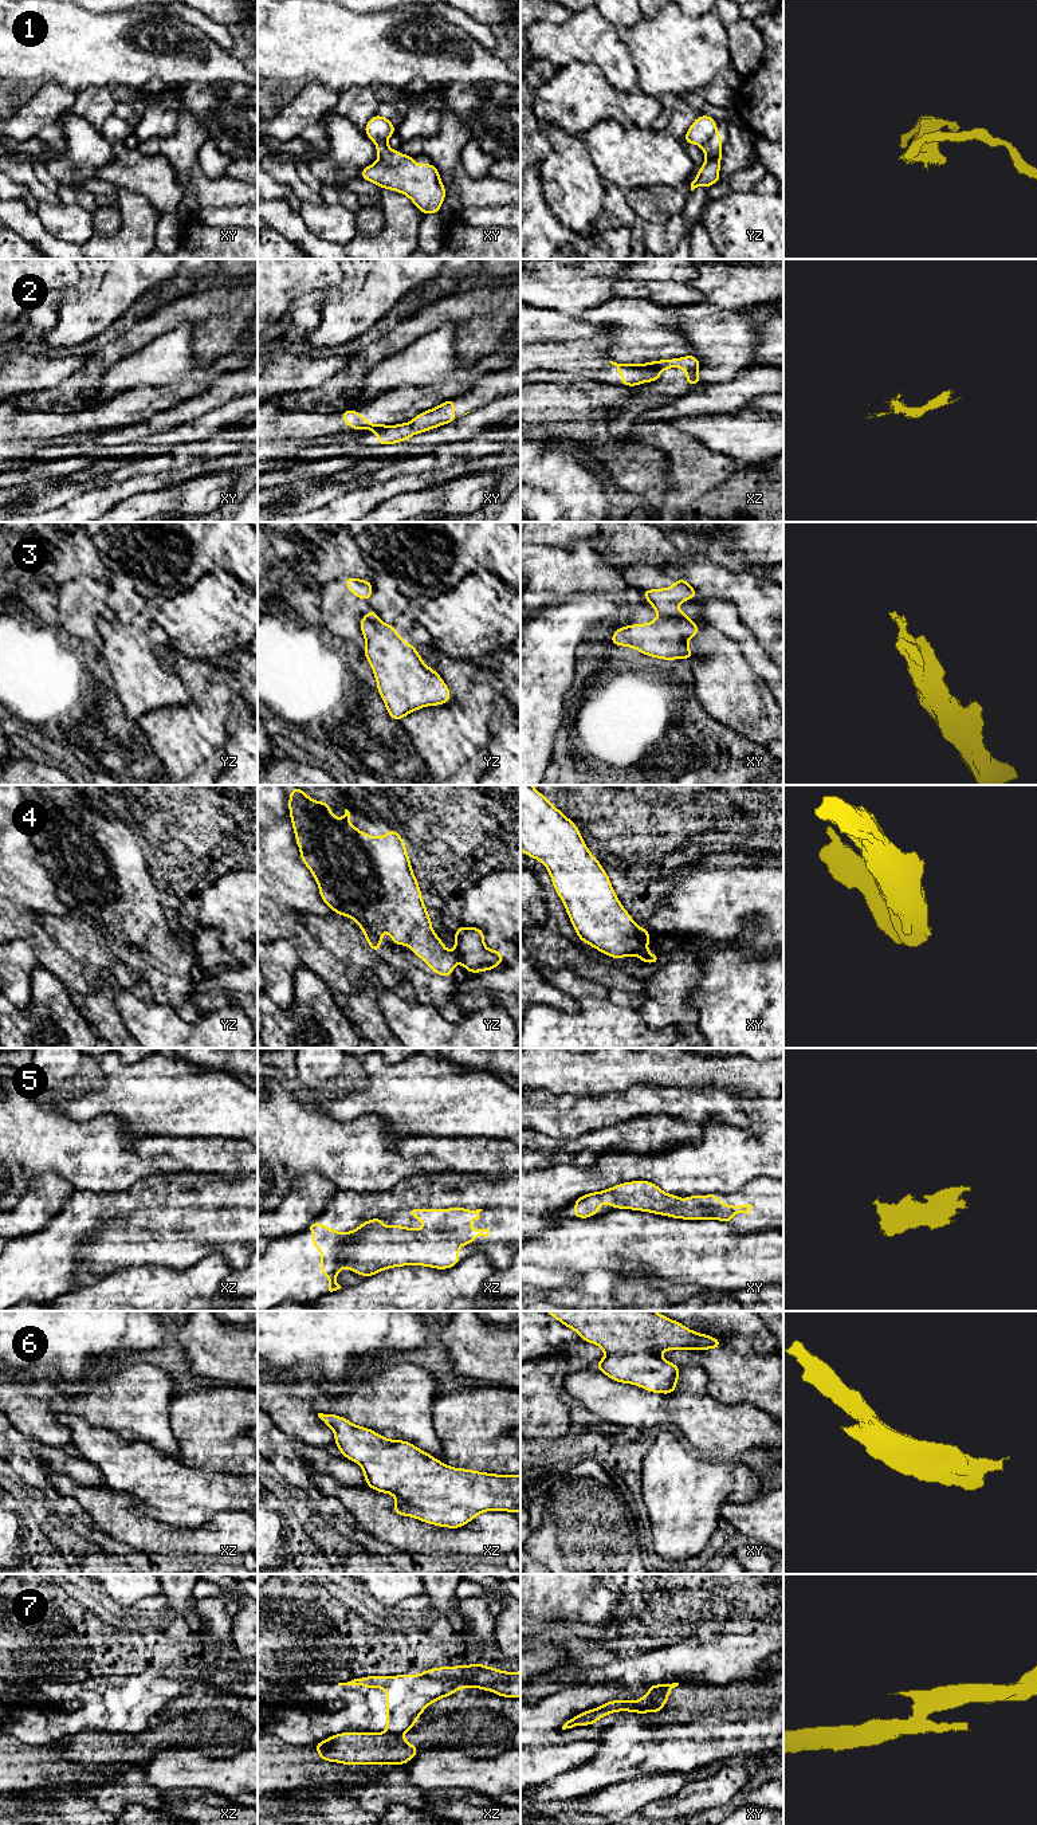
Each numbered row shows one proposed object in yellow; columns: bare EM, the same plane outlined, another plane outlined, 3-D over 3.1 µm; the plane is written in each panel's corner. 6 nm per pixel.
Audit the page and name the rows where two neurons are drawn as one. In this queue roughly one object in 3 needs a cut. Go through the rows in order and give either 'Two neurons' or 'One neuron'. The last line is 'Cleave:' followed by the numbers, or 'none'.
1: Two neurons
2: Two neurons
3: Two neurons
4: Two neurons
5: One neuron
6: One neuron
7: Two neurons
Cleave: 1, 2, 3, 4, 7

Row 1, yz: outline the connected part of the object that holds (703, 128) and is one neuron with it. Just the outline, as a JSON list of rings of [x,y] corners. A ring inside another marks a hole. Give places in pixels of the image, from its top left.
[[[699,115],[687,130],[684,144],[703,146],[716,132],[716,119],[710,115]]]

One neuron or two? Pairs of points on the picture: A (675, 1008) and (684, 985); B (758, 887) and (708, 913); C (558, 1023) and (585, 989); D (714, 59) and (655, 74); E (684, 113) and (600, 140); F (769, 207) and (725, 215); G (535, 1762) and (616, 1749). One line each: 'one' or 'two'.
A: one
B: one
C: one
D: one
E: two
F: one
G: two

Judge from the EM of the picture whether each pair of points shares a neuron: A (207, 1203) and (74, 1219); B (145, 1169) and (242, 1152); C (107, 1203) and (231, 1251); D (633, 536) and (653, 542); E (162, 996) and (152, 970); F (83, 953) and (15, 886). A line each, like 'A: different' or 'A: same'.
A: same
B: different
C: same
D: same
E: same
F: different

